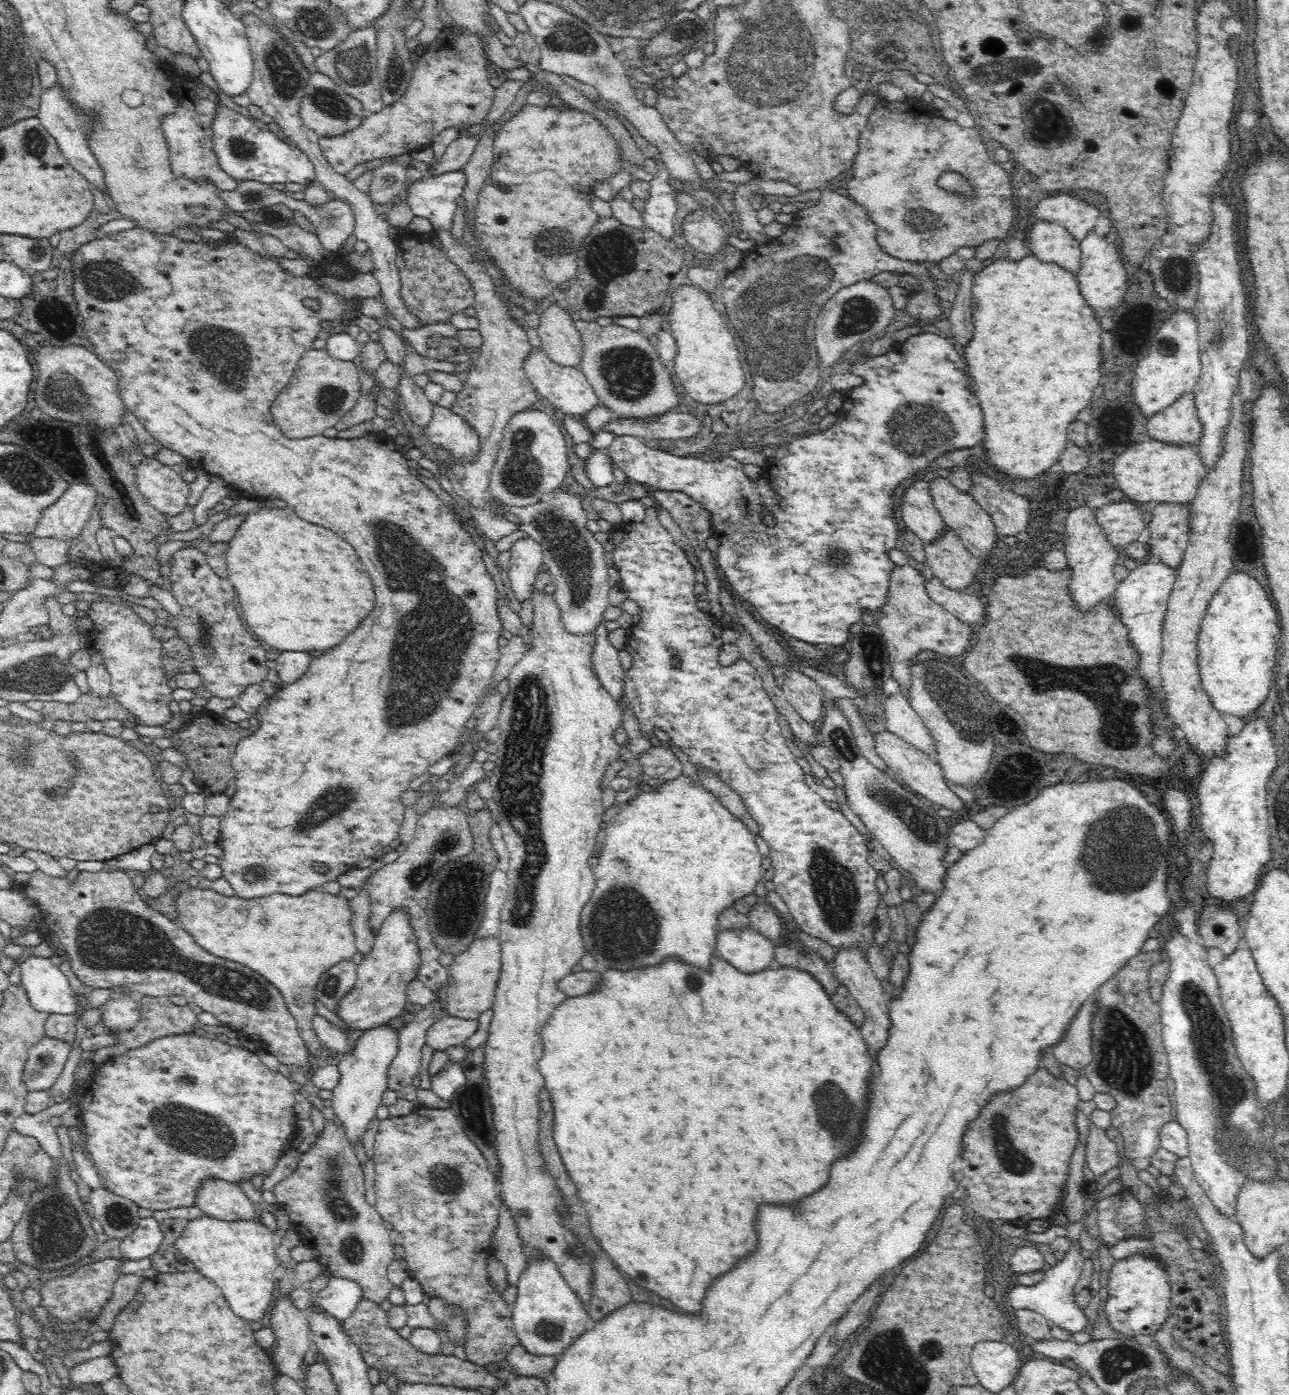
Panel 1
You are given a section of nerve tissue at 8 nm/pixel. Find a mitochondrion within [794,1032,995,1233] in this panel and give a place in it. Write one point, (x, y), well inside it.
(834, 1102)

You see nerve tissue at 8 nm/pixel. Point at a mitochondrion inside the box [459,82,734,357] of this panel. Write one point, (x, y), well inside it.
(609, 257)

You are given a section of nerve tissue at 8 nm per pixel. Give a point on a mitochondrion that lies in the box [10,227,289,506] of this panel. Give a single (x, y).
(211, 346)

